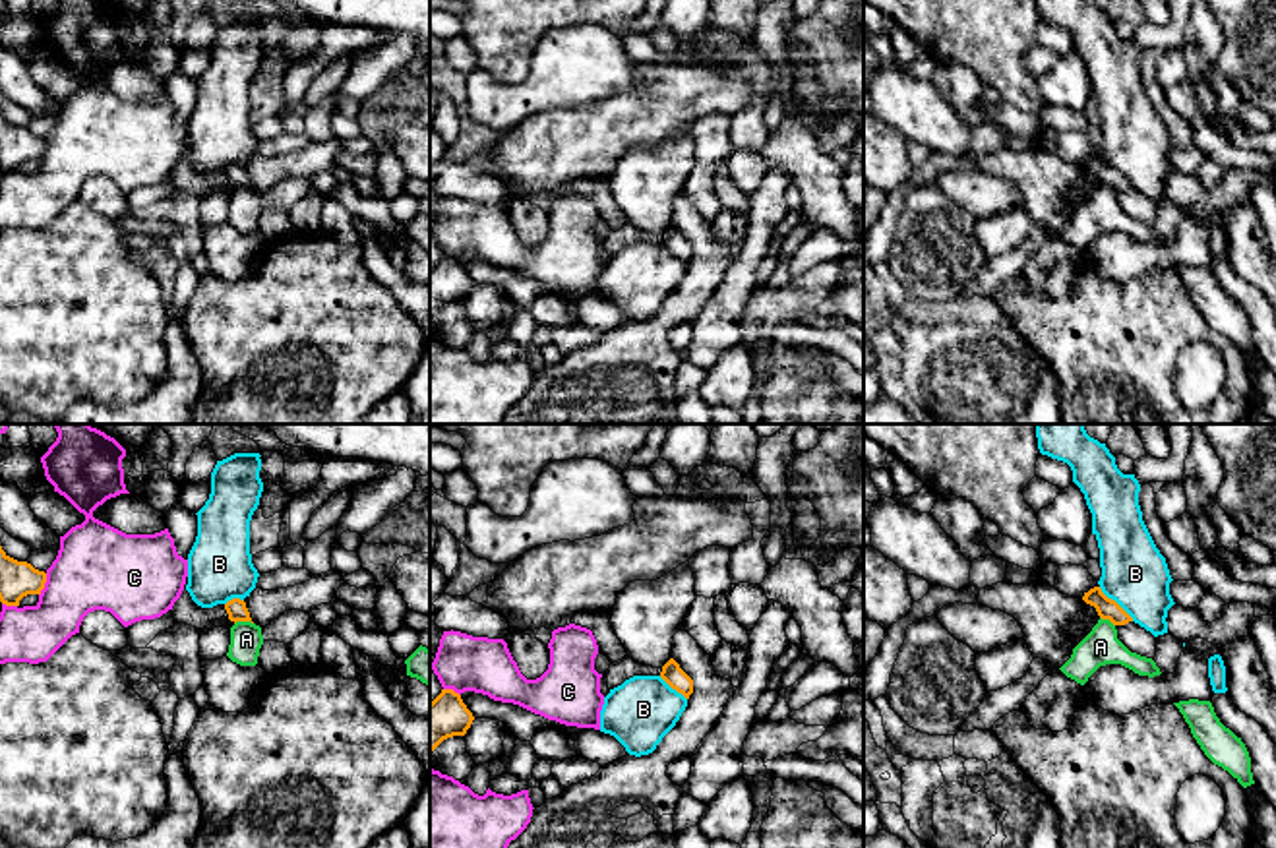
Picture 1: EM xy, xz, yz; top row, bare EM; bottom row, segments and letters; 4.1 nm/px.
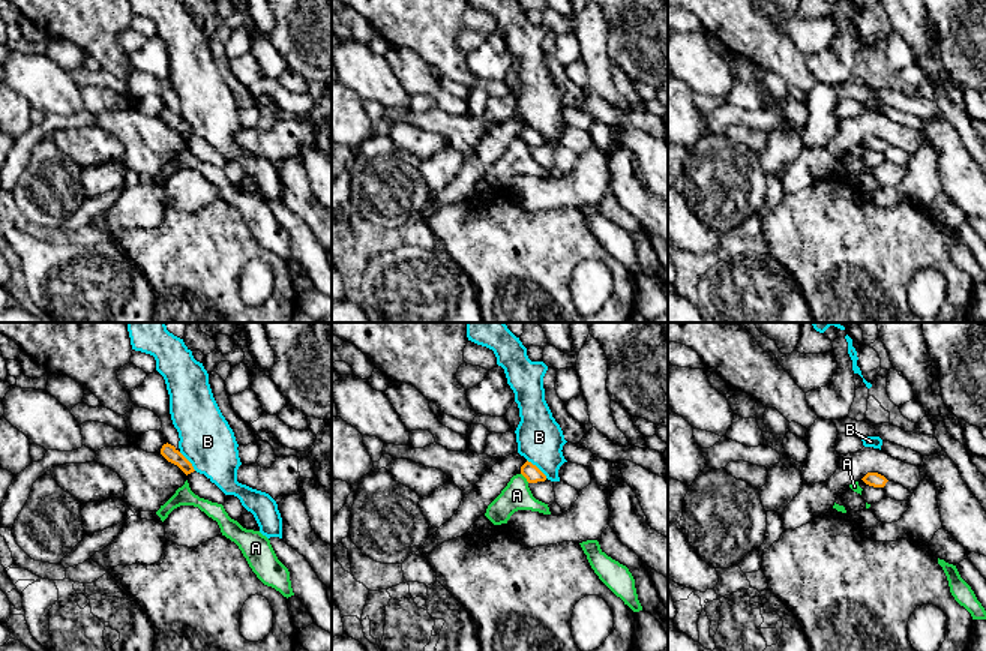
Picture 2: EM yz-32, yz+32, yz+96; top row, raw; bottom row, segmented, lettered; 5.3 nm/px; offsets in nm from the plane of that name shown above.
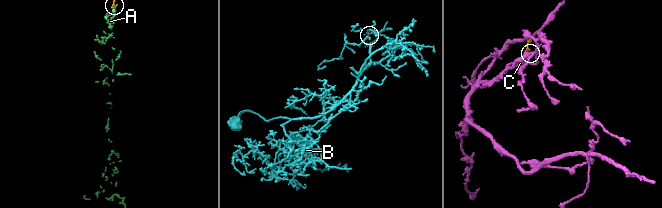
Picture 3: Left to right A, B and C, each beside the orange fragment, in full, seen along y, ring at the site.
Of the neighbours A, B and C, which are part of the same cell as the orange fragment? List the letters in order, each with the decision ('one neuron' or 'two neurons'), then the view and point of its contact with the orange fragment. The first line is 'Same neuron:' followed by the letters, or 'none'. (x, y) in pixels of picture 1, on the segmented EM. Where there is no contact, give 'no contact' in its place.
Same neuron: none
A: two neurons | xy (243, 620)
B: two neurons | yz (1116, 603)
C: two neurons | xy (43, 585)

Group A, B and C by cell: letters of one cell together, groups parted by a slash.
A / B / C

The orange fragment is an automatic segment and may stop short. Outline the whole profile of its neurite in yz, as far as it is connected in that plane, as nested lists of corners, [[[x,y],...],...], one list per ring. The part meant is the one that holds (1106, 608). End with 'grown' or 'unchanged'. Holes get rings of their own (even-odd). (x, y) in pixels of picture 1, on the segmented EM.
[[[1100,587],[1084,592],[1082,600],[1096,608],[1102,620],[1109,620],[1113,625],[1125,625],[1133,621],[1133,618],[1111,598],[1108,598]]]; unchanged

